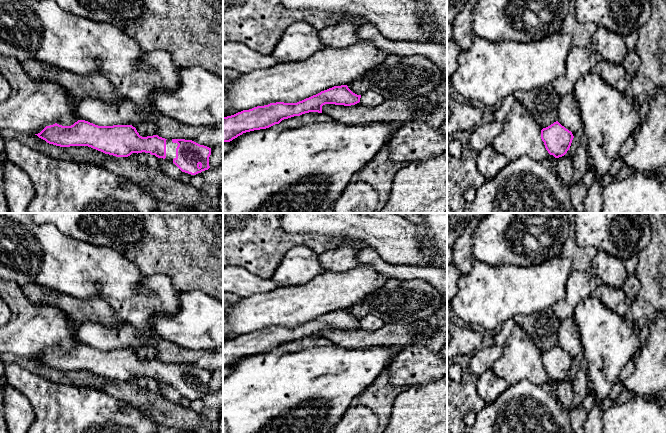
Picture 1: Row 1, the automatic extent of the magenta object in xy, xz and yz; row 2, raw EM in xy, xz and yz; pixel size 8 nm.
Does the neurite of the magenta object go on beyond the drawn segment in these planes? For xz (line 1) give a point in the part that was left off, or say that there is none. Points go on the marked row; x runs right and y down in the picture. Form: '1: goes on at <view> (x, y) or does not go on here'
1: does not go on here

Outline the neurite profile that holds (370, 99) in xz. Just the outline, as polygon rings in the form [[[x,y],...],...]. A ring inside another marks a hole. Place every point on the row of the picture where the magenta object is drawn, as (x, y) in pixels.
[[[368,91],[363,94],[360,98],[360,103],[365,107],[374,107],[381,102],[383,102],[384,98],[374,91]]]

